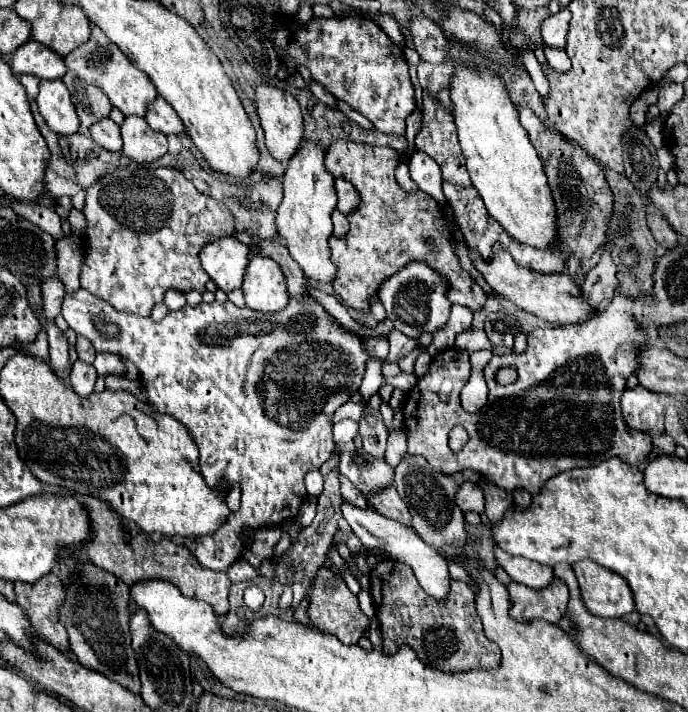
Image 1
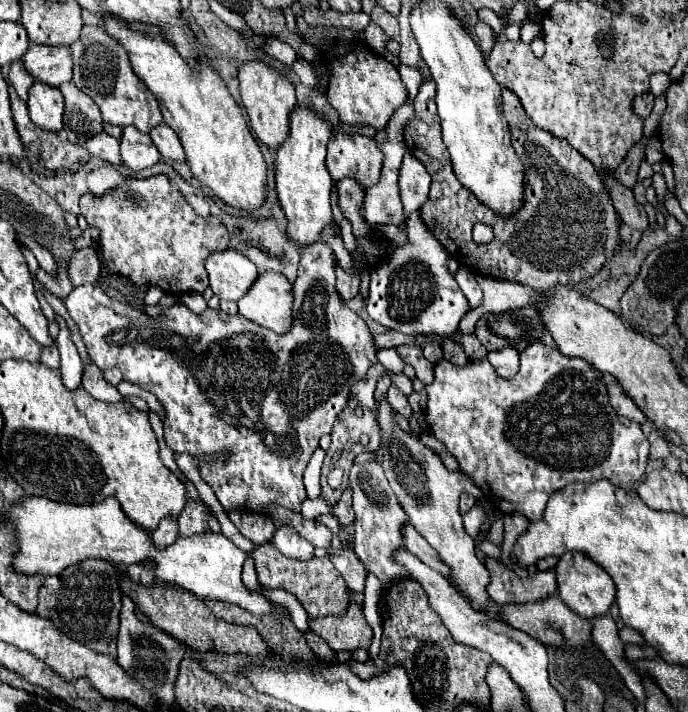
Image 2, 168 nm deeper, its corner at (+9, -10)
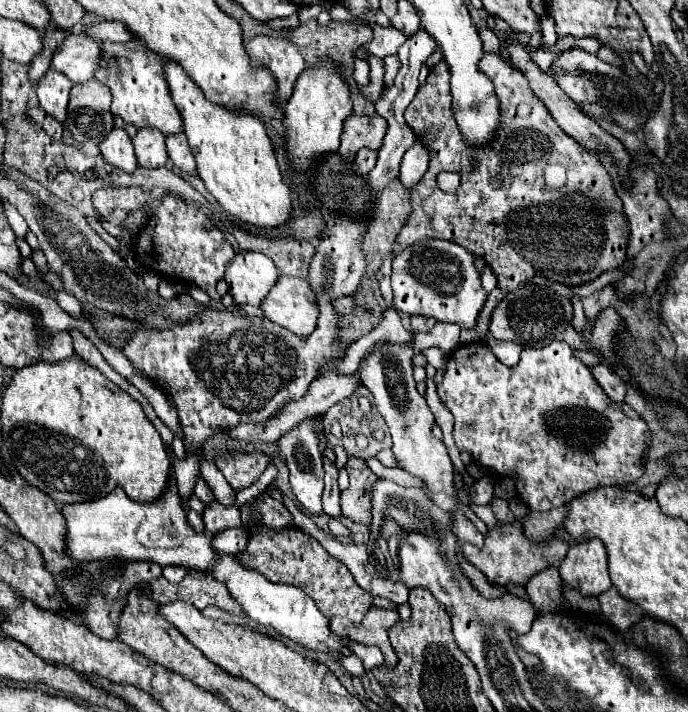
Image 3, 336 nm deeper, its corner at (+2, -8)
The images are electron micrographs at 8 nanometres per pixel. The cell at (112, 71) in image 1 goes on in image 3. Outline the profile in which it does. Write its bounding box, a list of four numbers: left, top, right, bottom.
[93,40,183,134]

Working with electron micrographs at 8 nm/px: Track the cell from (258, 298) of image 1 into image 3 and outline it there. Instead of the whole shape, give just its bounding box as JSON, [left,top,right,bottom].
[261,276,317,336]

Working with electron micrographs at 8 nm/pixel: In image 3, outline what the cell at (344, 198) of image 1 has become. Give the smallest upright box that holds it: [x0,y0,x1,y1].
[353,148,377,176]

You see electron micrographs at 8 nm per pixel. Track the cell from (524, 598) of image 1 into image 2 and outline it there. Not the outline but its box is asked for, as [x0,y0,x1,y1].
[486,556,556,604]

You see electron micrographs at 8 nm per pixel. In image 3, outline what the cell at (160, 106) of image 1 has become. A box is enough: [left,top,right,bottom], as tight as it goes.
[165,132,195,174]

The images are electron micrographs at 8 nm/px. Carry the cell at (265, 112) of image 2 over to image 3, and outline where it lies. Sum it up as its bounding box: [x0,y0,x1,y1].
[245,36,305,104]

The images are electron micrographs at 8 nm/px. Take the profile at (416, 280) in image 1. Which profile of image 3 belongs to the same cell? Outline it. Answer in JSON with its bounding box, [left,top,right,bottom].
[391,238,487,328]

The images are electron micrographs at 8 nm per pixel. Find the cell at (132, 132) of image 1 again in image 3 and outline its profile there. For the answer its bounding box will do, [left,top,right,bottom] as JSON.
[135,128,167,168]

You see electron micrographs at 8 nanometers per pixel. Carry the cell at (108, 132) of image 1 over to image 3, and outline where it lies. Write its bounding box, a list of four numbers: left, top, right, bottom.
[99,128,137,172]

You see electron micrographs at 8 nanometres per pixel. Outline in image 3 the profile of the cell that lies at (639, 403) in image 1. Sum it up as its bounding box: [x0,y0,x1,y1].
[591,364,627,404]

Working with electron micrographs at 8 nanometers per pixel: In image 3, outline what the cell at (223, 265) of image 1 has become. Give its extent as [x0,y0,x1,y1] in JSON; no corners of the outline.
[225,252,279,306]

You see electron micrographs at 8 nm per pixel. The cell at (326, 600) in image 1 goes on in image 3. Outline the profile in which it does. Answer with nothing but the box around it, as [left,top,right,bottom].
[347,606,399,666]

